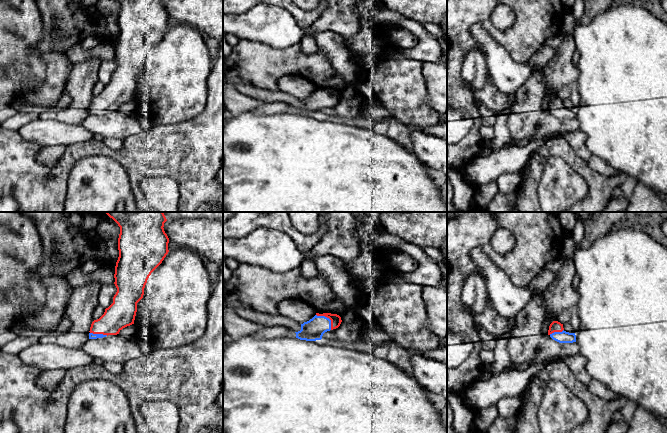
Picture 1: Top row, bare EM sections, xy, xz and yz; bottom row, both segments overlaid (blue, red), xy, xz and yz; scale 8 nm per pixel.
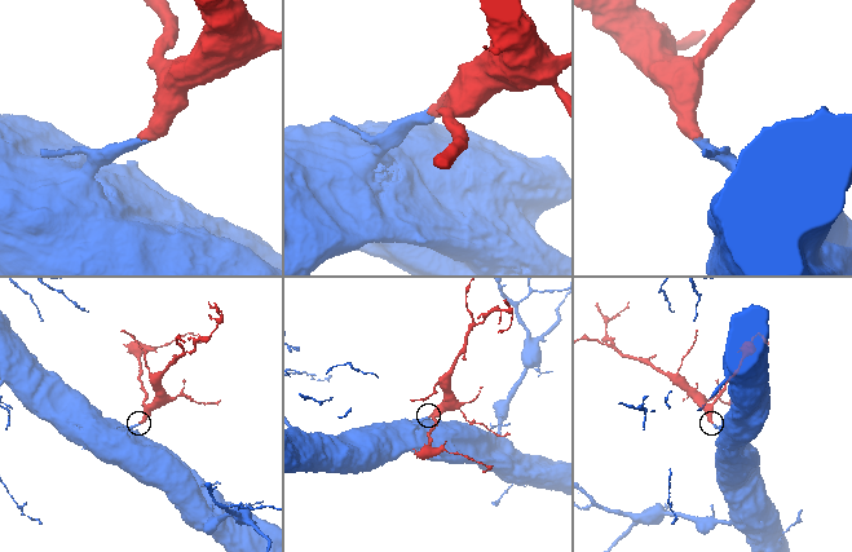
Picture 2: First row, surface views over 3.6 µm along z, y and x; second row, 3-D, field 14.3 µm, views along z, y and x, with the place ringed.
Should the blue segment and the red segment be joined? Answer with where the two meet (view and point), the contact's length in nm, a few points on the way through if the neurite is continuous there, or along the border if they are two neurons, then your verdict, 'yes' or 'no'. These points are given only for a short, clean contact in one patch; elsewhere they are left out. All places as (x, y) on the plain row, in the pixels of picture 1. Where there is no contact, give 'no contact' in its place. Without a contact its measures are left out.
xz (328, 94) | 180 nm | across xz (312, 106), (328, 94), (335, 95) | yes

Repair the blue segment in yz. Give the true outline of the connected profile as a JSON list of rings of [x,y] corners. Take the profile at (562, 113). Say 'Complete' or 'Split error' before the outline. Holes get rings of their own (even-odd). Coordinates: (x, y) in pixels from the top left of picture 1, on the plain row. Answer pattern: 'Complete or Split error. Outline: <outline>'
Split error. Outline: [[[553,97],[548,106],[548,111],[559,119],[573,119],[576,118],[575,109],[566,108],[563,100],[558,97]]]

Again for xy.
Split error. Outline: [[[118,0],[118,2],[119,33],[114,50],[117,68],[113,73],[113,79],[105,85],[104,90],[92,98],[89,115],[117,111],[123,104],[134,100],[137,79],[143,74],[147,56],[169,28],[169,14],[164,7],[164,0]]]

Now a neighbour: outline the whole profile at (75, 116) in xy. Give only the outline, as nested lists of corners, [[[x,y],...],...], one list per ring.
[[[66,108],[57,112],[45,111],[39,114],[39,119],[55,119],[69,124],[82,124],[82,121],[89,115],[90,108]]]

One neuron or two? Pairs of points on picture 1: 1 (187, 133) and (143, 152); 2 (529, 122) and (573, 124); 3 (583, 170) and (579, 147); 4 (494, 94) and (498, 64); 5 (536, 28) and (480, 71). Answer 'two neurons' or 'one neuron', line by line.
1: one neuron
2: one neuron
3: two neurons
4: two neurons
5: two neurons

